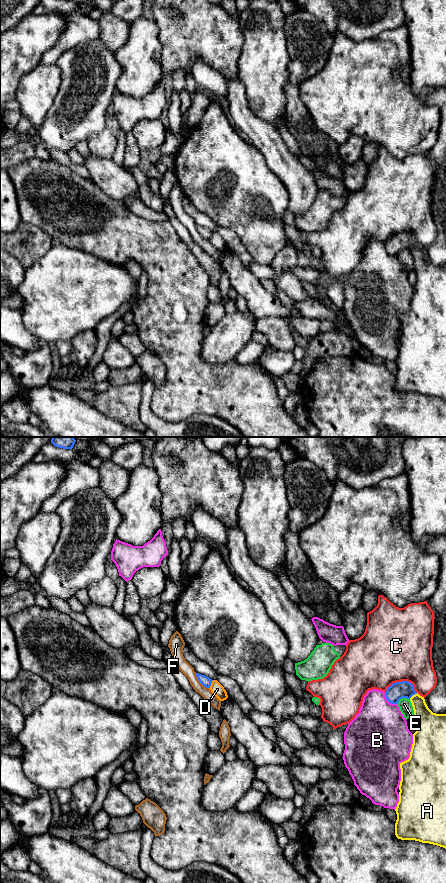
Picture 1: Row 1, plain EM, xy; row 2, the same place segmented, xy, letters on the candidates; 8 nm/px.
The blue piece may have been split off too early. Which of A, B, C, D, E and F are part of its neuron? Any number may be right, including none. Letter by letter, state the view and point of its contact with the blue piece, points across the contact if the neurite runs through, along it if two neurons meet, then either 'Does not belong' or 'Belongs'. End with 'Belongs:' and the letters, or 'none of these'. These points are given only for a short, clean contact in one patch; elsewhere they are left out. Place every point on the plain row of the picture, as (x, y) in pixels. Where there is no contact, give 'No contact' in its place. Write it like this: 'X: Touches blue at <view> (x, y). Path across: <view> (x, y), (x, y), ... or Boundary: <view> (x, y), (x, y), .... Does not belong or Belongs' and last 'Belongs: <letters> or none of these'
A: Touches blue at xy (413, 246). Does not belong
B: Touches blue at xy (388, 253). Does not belong
C: Touches blue at xy (402, 233). Does not belong
D: Touches blue at xy (210, 236). Does not belong
E: Touches blue at xy (402, 249). Does not belong
F: Touches blue at xy (200, 234). Does not belong
Belongs: none of these

